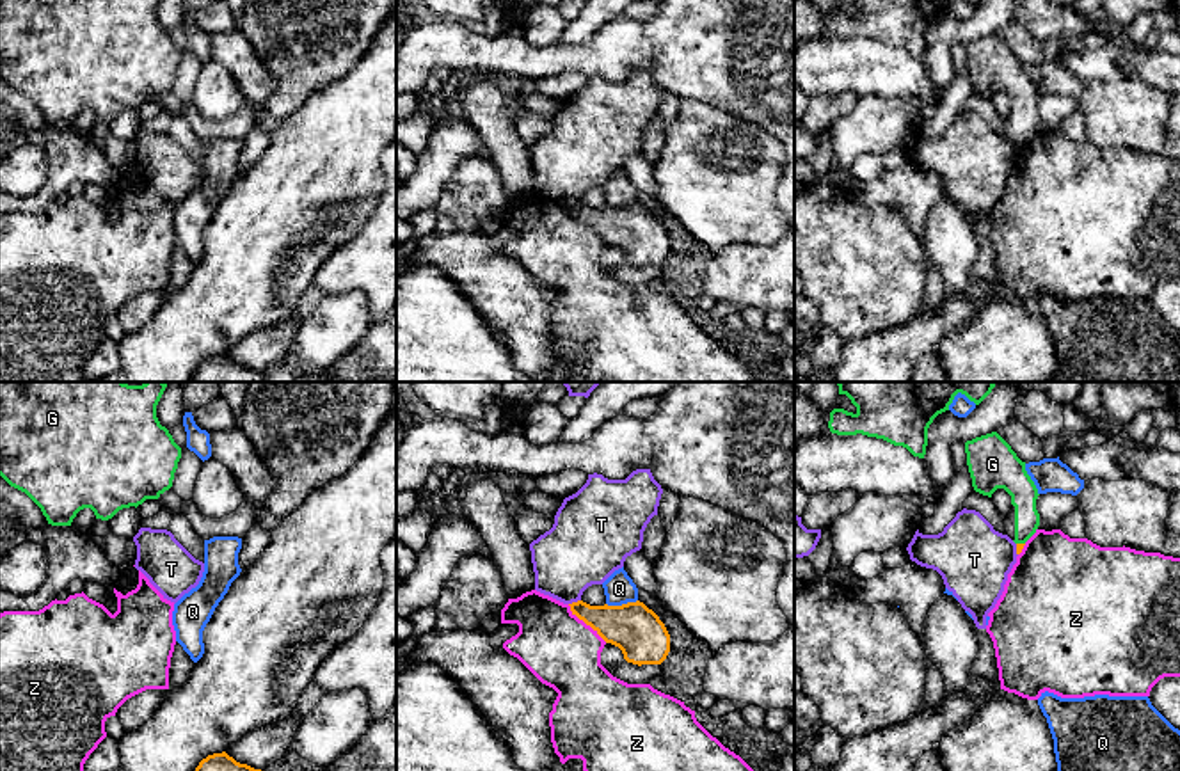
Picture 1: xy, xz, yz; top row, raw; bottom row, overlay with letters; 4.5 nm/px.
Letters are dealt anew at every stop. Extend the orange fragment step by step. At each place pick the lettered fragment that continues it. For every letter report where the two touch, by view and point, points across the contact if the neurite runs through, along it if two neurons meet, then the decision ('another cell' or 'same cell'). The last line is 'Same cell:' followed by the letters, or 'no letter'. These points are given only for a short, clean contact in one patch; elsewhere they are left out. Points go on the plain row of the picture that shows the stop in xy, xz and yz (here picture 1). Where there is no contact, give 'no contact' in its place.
G: yz (1020, 146) | along yz (1017, 144), (1024, 146) | another cell
Q: xz (622, 206) | another cell
T: xz (574, 205) | along xz (580, 201), (569, 206) | another cell
Z: xz (587, 226) | another cell
Same cell: no letter

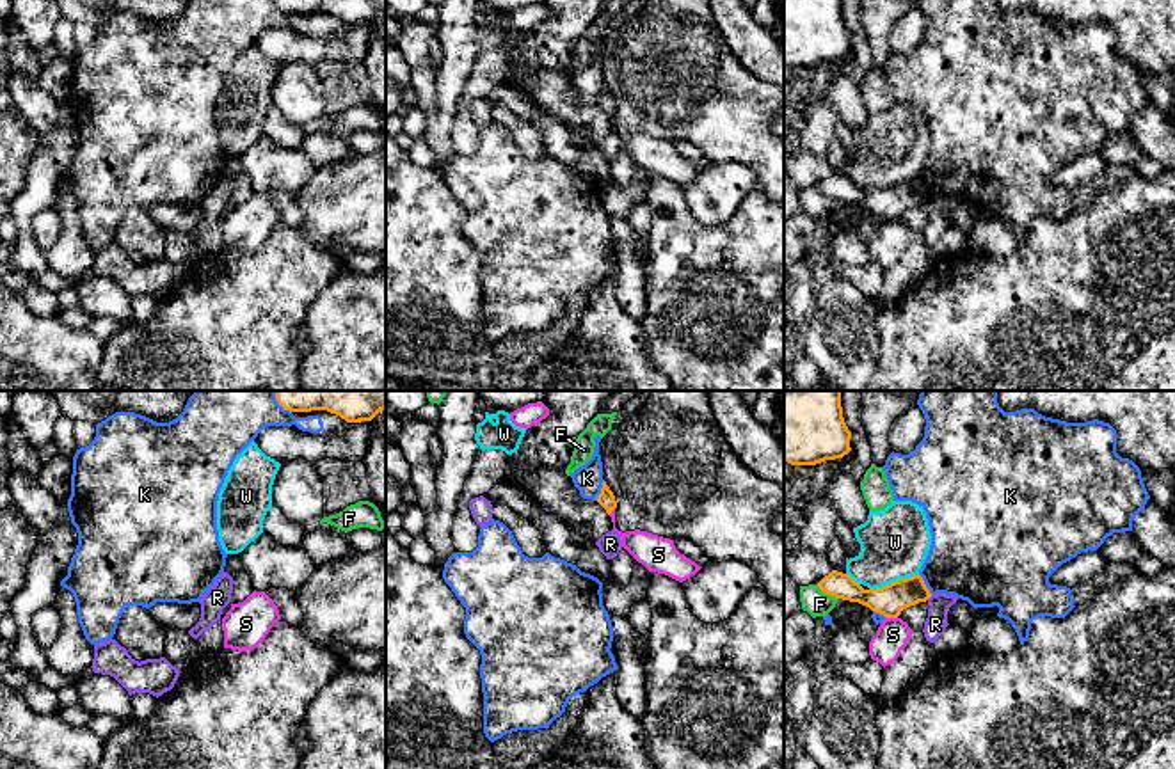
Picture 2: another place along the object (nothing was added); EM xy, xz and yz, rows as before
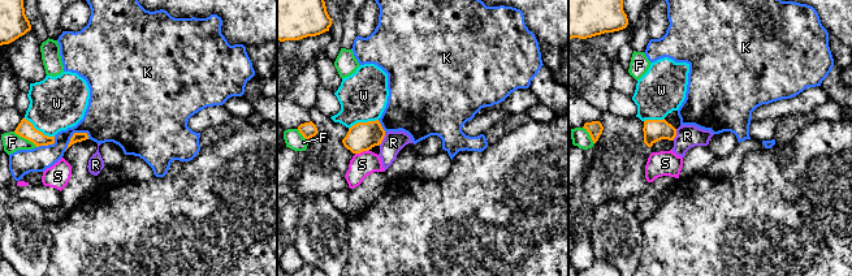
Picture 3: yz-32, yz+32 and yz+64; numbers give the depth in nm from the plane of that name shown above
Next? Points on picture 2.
F: yz (827, 196) | along yz (816, 187), (838, 201) | another cell
K: yz (925, 187) | another cell
R: yz (928, 199) | along yz (932, 198), (927, 201) | another cell
S: yz (891, 219) | along yz (886, 219), (896, 221) | another cell
W: yz (895, 183) | another cell
Same cell: no letter

